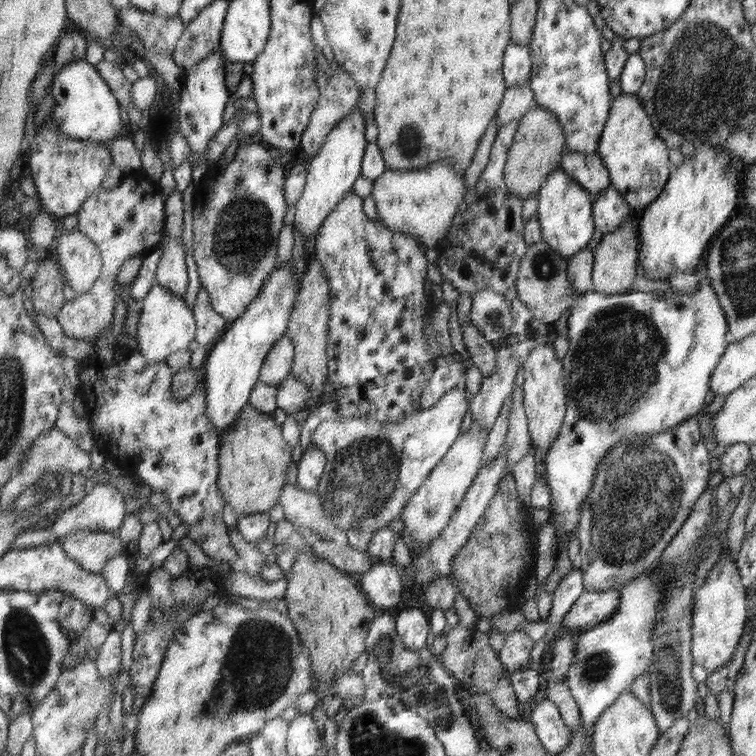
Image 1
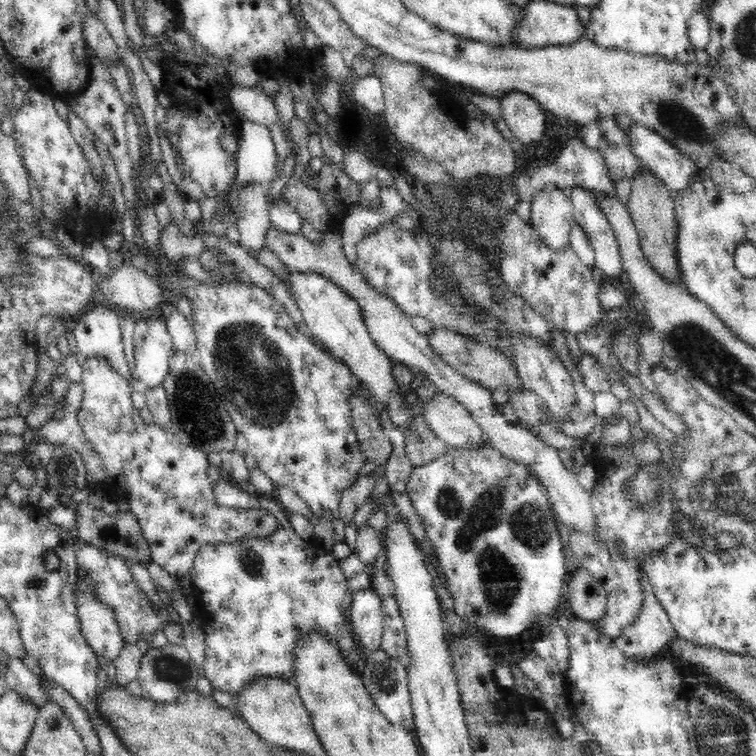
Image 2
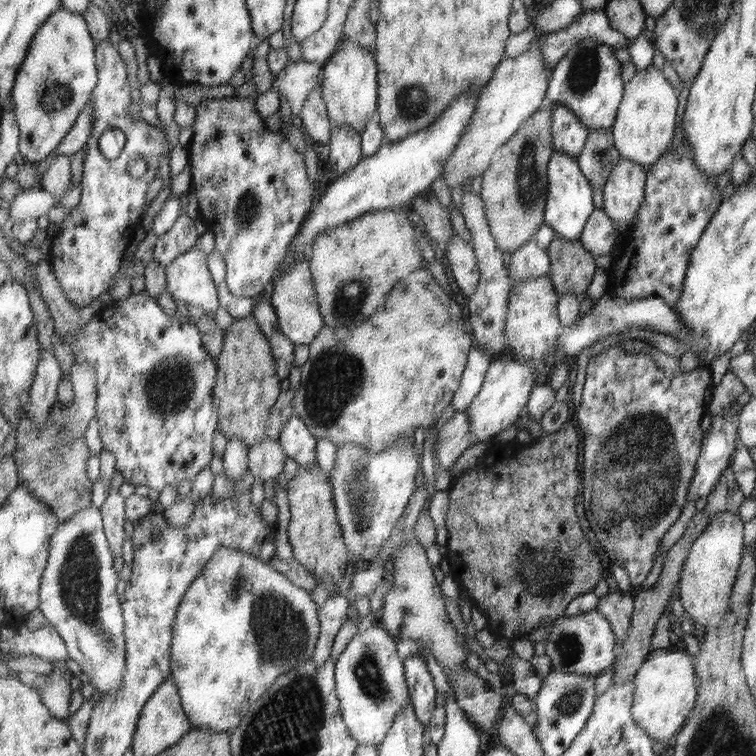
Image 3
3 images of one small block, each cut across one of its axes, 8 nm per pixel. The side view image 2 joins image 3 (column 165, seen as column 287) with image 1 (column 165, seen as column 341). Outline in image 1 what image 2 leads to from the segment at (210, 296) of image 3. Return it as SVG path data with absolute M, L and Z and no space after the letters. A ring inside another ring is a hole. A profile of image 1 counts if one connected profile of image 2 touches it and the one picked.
M157 284L151 288L147 297L142 301L143 308L138 322L137 342L143 355L150 362L165 362L175 352L189 348L196 340L198 325L194 310L185 302L184 296L174 294L170 289Z

